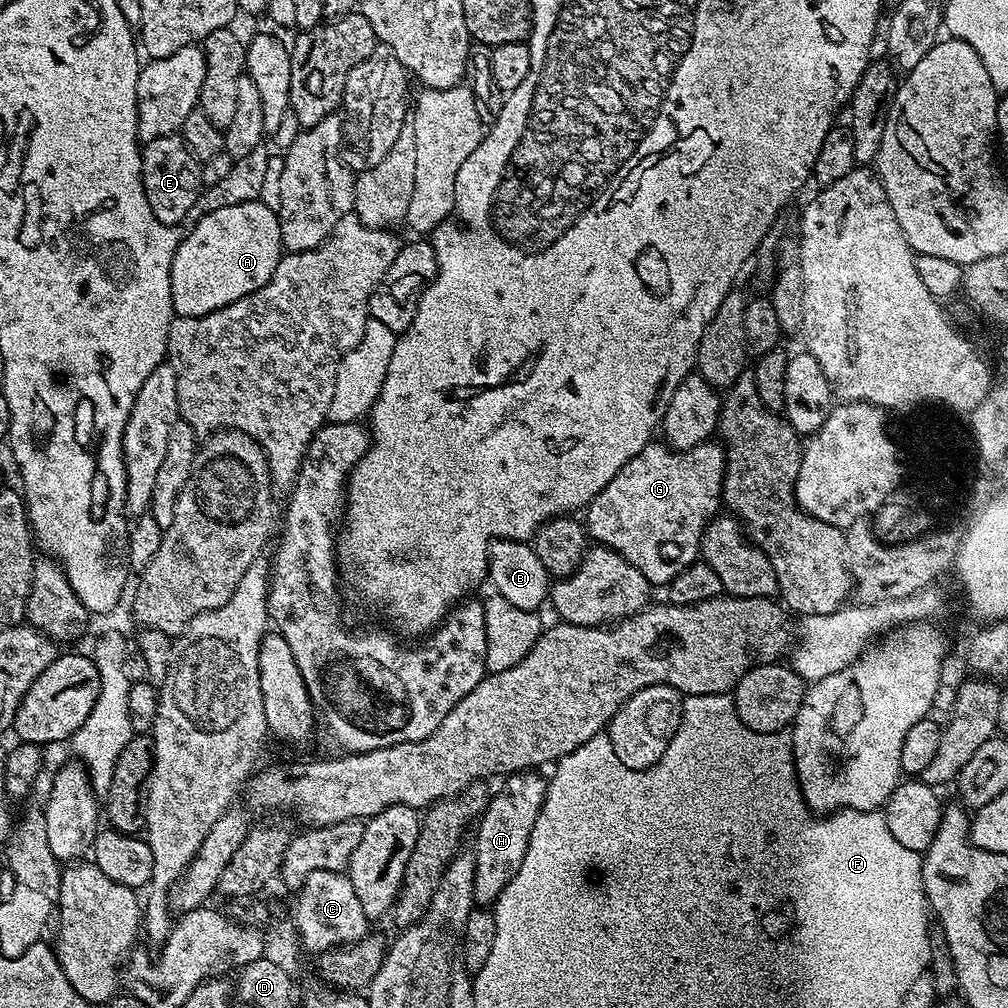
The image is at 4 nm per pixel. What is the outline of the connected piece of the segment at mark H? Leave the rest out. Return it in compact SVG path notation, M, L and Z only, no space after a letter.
M536 770L513 772L503 781L504 789L489 804L487 802L483 805L480 825L479 820L475 825L473 901L477 905L488 906L496 901L502 890L506 890L506 886L512 881L513 872L518 866L522 866L522 858L526 858L530 834L534 830L534 822L542 810L542 802L548 789L548 780L540 777L540 774Z

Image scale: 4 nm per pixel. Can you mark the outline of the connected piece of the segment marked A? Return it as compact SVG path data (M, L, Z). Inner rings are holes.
M254 201L223 206L206 214L189 230L174 254L170 270L172 311L178 316L205 316L254 294L274 274L282 255L277 209Z

